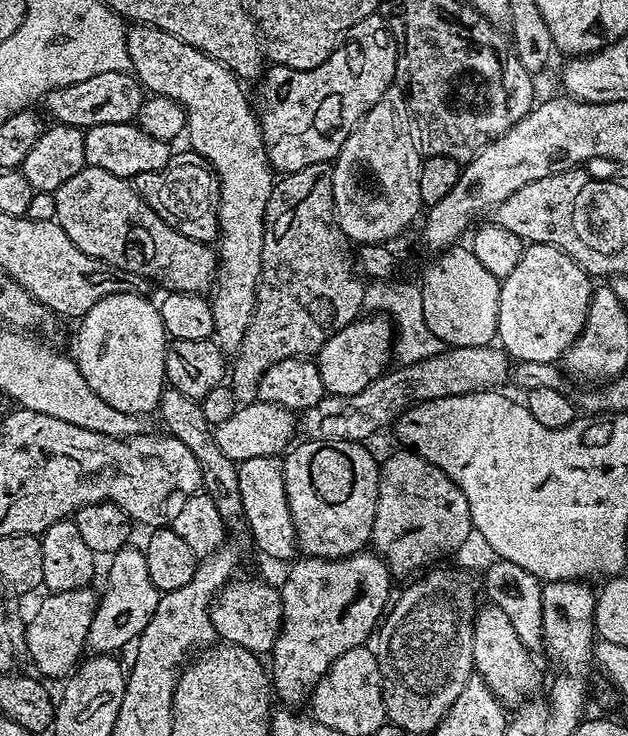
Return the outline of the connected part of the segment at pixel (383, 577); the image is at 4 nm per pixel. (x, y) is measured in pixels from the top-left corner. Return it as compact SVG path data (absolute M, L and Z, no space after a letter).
M372 550L340 560L304 556L292 566L284 576L284 585L278 588L284 623L270 653L270 683L275 699L284 706L305 703L332 663L346 650L361 647L367 641L364 639L377 631L389 607L394 583L384 559Z

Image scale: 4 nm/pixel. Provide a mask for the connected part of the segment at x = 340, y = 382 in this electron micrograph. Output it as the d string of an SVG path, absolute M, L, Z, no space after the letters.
M384 314L365 315L344 329L333 332L321 346L318 363L325 393L333 396L358 394L358 390L366 390L366 386L383 376L393 360L394 325L391 319Z

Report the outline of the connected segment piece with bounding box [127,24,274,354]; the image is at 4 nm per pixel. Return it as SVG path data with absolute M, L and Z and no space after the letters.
M133 25L128 31L127 50L131 71L149 93L173 99L184 108L186 138L191 151L197 152L200 159L216 174L220 182L220 207L216 219L220 222L218 237L218 267L216 283L210 292L210 303L214 314L213 337L220 351L235 354L242 346L243 334L250 325L251 315L256 304L256 287L260 284L262 266L262 242L266 202L274 183L274 169L264 152L264 139L260 133L260 121L254 111L253 101L248 101L244 93L245 85L225 64L207 56L180 38L148 25Z

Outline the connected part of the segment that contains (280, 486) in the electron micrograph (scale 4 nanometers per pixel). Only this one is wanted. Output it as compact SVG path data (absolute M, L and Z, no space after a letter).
M280 456L246 458L237 463L236 469L250 540L256 543L256 548L262 555L269 556L272 560L291 561L297 555L298 549L294 518L290 518L290 502L286 502L283 459Z

